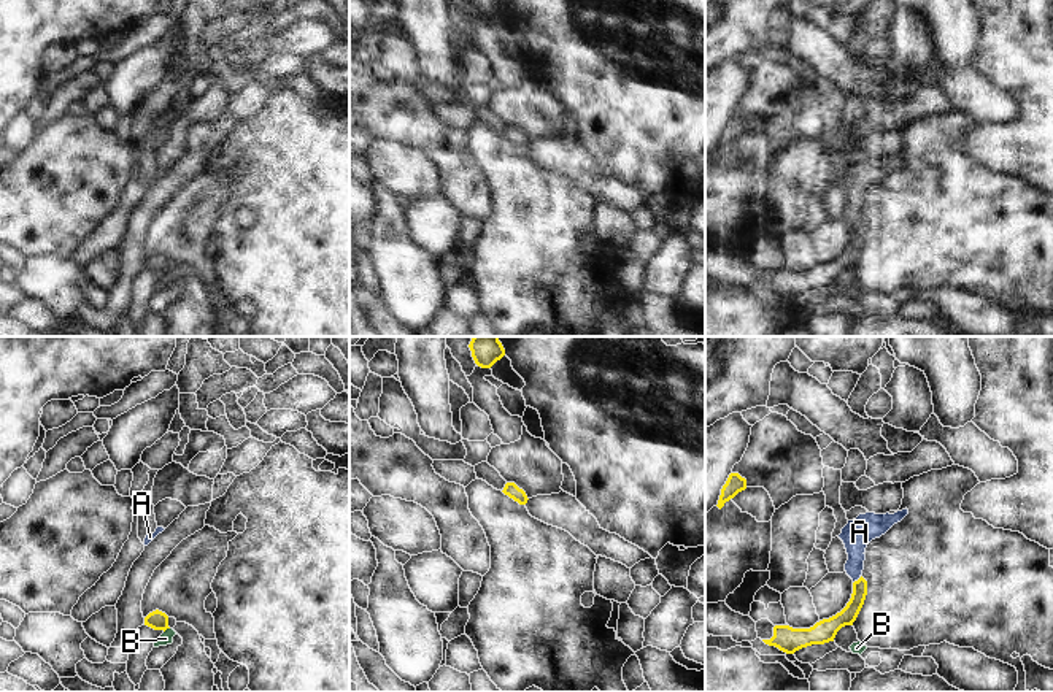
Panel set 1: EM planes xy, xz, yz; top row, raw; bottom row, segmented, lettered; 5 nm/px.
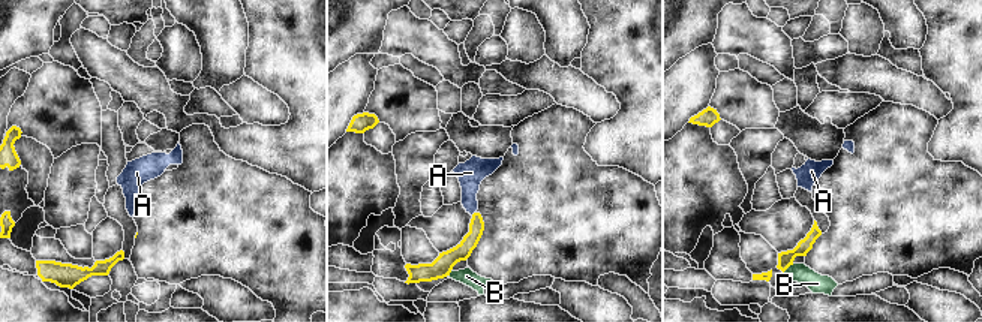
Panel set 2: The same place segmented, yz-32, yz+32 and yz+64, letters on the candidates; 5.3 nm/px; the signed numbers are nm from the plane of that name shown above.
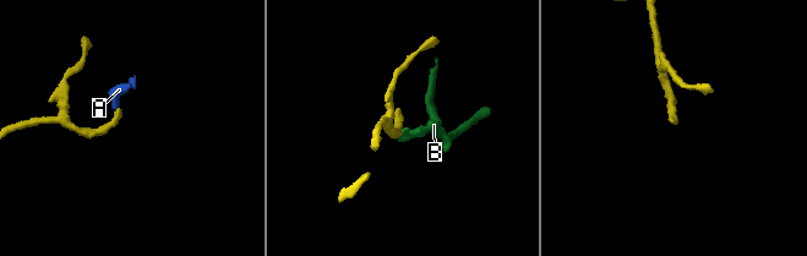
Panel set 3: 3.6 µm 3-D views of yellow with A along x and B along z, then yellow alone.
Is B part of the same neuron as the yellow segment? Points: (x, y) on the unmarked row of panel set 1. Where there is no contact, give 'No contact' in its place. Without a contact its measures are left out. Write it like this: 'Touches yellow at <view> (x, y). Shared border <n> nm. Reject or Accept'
Touches yellow at xy (165, 273). Shared border 40 nm. Reject

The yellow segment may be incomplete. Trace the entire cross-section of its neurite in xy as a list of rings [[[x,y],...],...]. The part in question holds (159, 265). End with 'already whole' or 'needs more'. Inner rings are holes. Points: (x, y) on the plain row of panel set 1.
[[[159,254],[149,257],[146,262],[145,262],[145,270],[154,273],[154,275],[167,275],[170,273],[168,271],[168,260]]]; already whole

